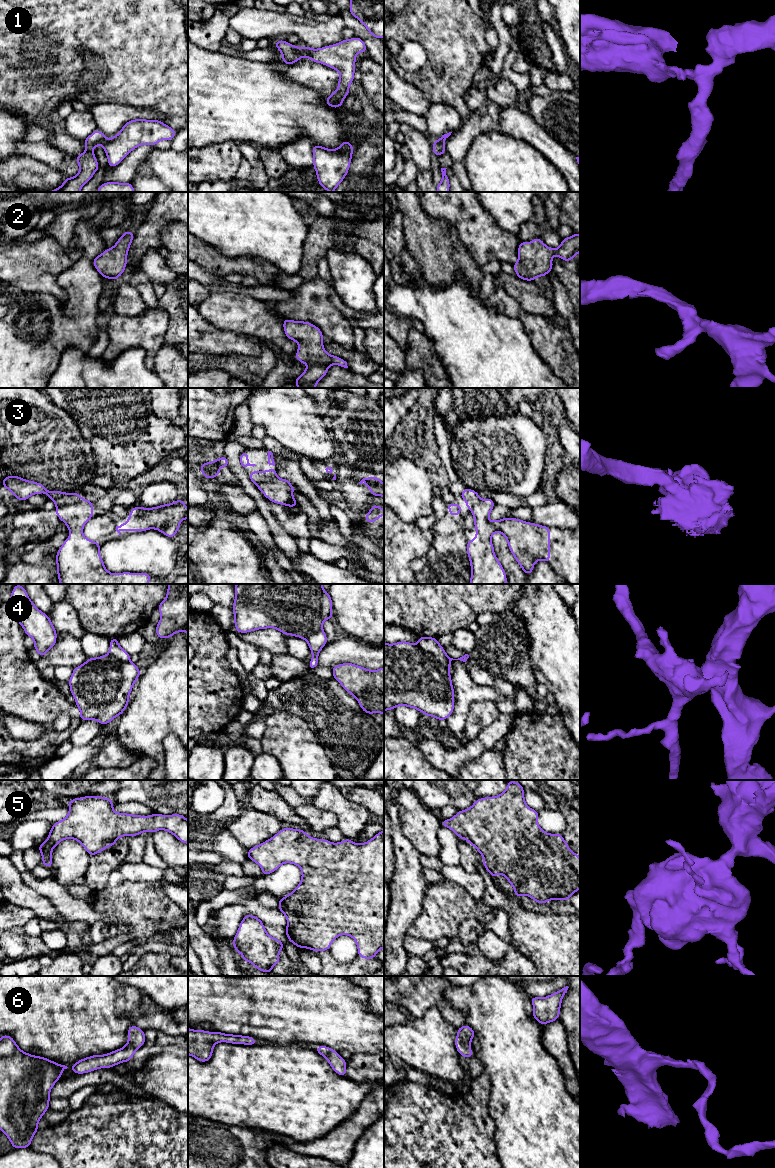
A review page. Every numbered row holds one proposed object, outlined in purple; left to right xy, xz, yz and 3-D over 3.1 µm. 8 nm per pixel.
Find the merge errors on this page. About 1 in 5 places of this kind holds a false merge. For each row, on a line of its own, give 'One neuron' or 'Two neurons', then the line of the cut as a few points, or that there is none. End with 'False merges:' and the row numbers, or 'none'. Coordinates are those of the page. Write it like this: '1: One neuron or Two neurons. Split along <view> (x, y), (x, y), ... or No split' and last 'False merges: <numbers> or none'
1: Two neurons. Split along xy (108, 139), (101, 144)
2: One neuron. No split
3: Two neurons. Split along xy (83, 498), (57, 507)
4: Two neurons. Split along yz (417, 644), (424, 651), (431, 653), (448, 669)
5: One neuron. No split
6: One neuron. No split
False merges: 1, 3, 4

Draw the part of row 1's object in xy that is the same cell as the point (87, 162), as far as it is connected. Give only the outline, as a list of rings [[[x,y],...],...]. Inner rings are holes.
[[[96,129],[89,135],[83,141],[83,144],[87,148],[86,151],[75,157],[80,168],[79,173],[74,177],[64,178],[64,183],[59,188],[49,192],[80,192],[82,186],[85,185],[100,168],[93,149],[98,145],[102,145],[107,140],[107,137],[99,129]]]

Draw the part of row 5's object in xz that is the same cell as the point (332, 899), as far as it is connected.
[[[282,828],[269,840],[248,850],[247,857],[261,867],[262,876],[285,863],[301,868],[300,884],[284,898],[278,898],[278,908],[287,919],[287,938],[299,949],[327,951],[340,935],[349,935],[355,940],[358,956],[363,959],[376,958],[377,952],[384,948],[384,830],[367,842],[356,844],[346,837],[343,842],[332,843],[310,837],[302,829]]]

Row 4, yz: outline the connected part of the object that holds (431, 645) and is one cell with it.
[[[421,636],[418,639],[417,645],[424,652],[428,652],[434,655],[435,658],[447,669],[449,669],[452,660],[460,660],[460,661],[466,662],[467,659],[469,658],[468,654],[465,654],[464,656],[458,659],[453,659],[449,657],[445,653],[444,648],[439,644],[437,638]]]

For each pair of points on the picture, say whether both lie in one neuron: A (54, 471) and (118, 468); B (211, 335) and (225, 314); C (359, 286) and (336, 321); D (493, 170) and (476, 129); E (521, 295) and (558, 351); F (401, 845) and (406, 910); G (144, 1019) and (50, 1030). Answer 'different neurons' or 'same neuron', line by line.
A: different neurons
B: different neurons
C: different neurons
D: different neurons
E: different neurons
F: same neuron
G: different neurons

